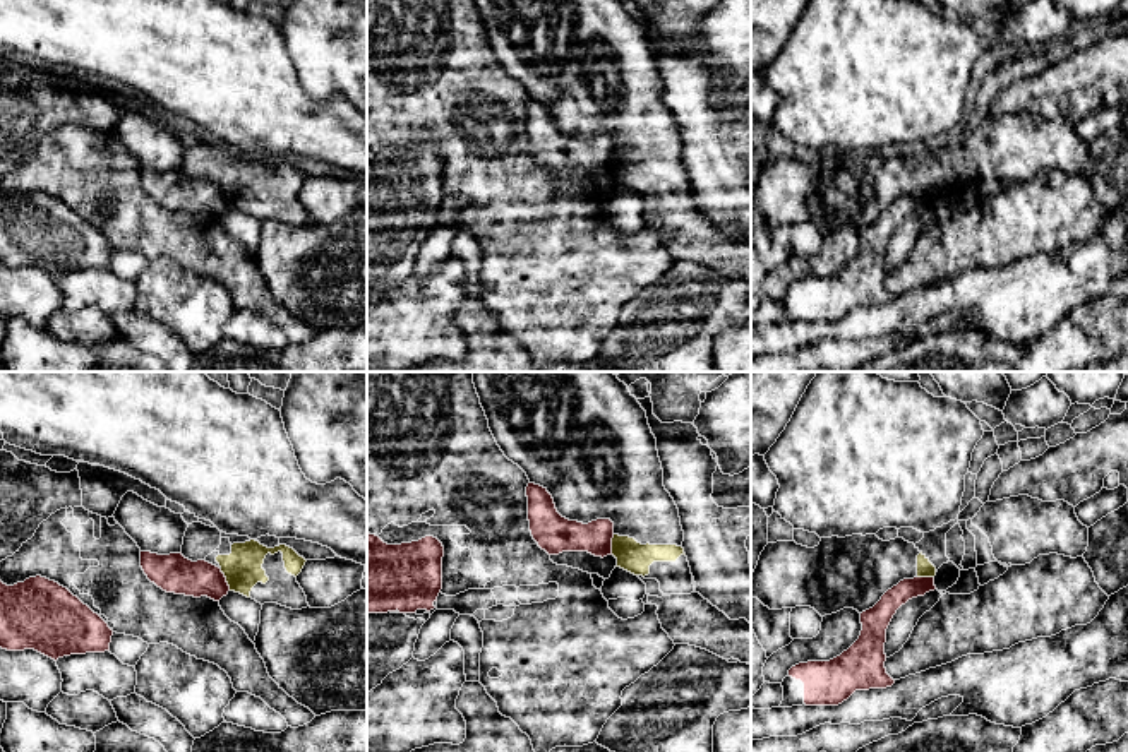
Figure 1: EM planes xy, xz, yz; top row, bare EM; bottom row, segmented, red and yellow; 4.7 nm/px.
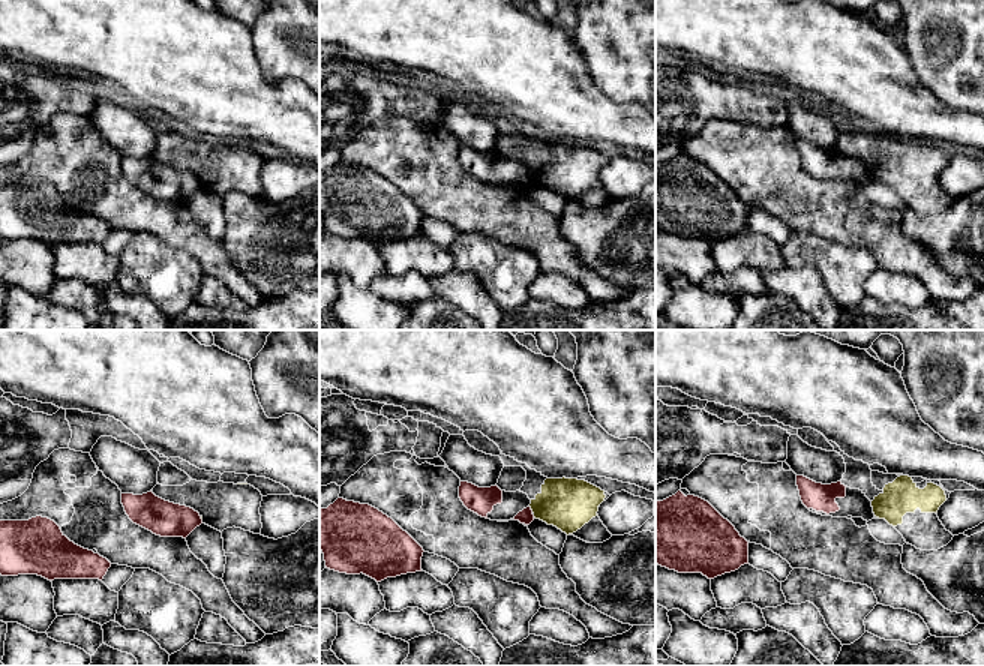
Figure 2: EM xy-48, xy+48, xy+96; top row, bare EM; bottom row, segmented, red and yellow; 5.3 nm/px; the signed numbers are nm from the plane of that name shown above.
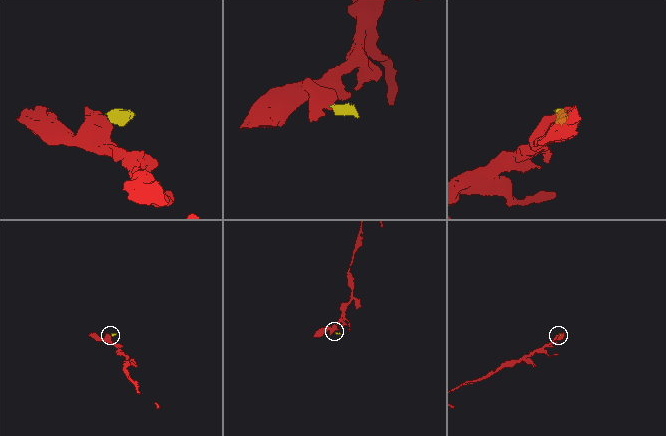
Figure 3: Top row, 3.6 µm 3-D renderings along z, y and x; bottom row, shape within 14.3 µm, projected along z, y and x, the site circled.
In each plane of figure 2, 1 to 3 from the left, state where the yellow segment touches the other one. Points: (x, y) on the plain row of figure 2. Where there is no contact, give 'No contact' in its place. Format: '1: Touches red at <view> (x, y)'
1: Touches red at xy-48 (200, 182)
2: Touches red at xy+48 (530, 173)
3: No contact

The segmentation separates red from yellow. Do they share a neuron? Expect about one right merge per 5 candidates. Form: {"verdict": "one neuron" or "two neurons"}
{"verdict": "two neurons"}

